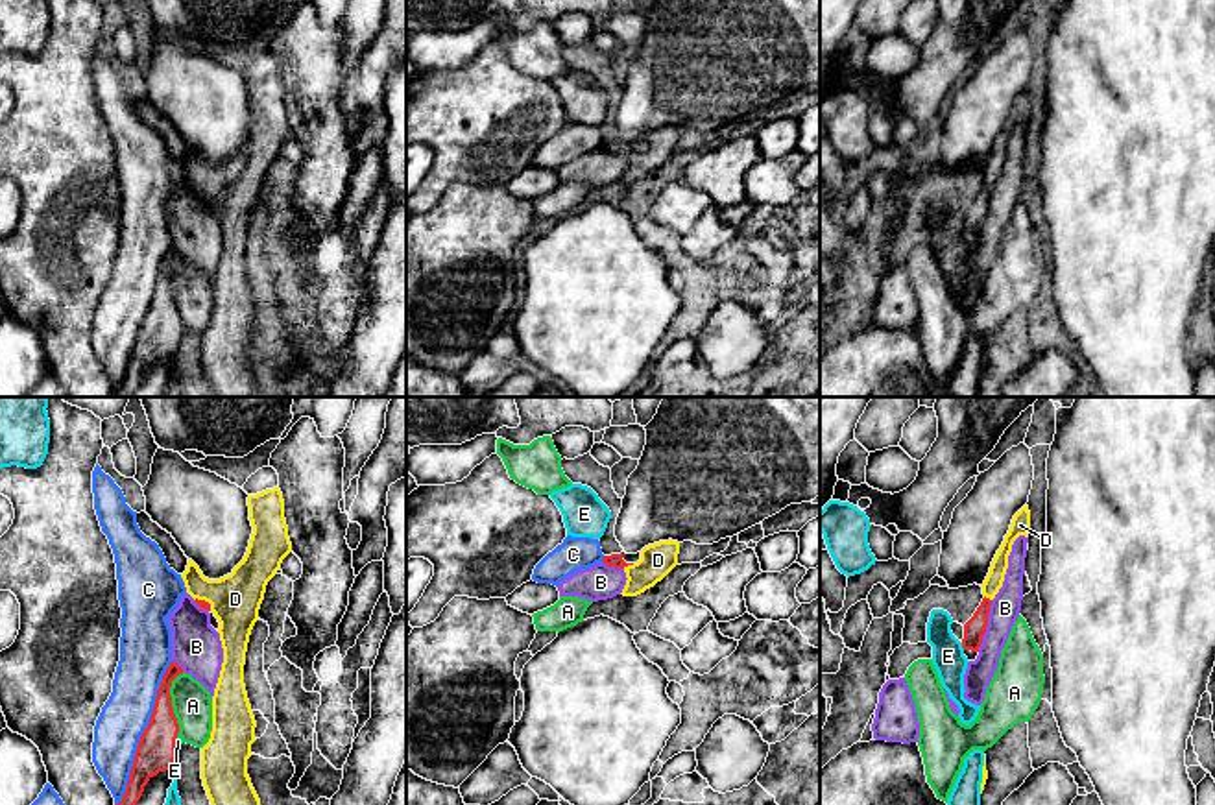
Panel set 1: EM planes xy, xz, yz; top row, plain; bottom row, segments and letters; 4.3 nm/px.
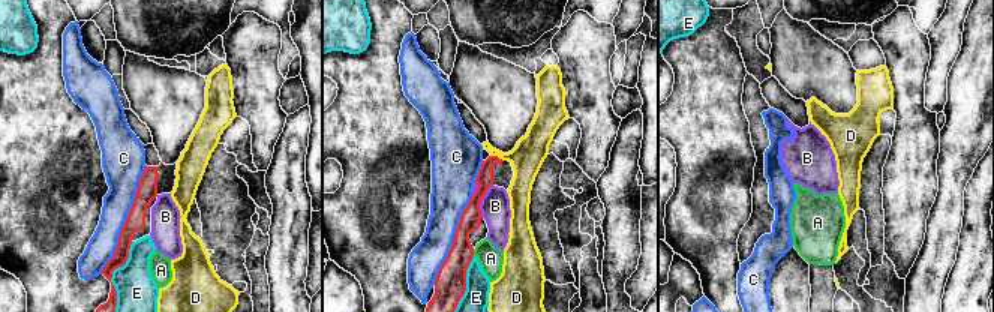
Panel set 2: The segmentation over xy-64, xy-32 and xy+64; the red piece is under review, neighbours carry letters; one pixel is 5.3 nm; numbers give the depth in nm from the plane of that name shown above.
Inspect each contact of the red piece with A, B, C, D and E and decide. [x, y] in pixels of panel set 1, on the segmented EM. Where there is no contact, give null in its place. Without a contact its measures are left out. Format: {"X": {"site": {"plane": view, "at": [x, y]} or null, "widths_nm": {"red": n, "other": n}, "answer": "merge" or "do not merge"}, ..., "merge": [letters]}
{"A": {"site": {"plane": "xy", "at": [170, 704]}, "widths_nm": {"red": 170, "other": 180}, "answer": "do not merge"}, "B": {"site": {"plane": "yz", "at": [986, 624]}, "widths_nm": {"red": 100, "other": 130}, "answer": "do not merge"}, "C": {"site": {"plane": "xy", "at": [143, 733]}, "widths_nm": {"red": 170, "other": 200}, "answer": "do not merge"}, "D": {"site": {"plane": "xz", "at": [628, 564]}, "widths_nm": {"red": 60, "other": 150}, "answer": "merge"}, "E": {"site": {"plane": "yz", "at": [962, 647]}, "widths_nm": {"red": 100, "other": 140}, "answer": "do not merge"}, "merge": ["D"]}

